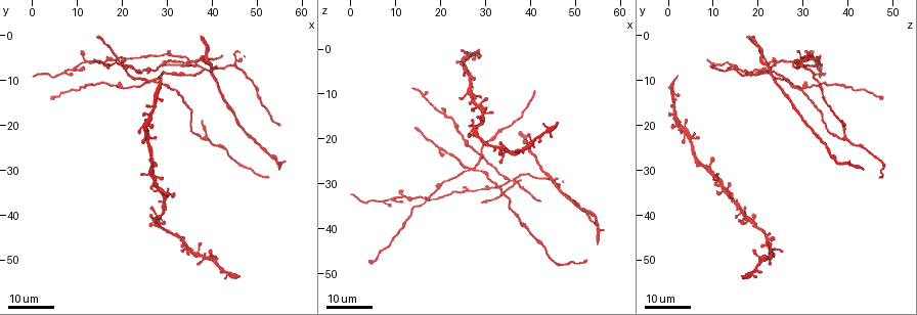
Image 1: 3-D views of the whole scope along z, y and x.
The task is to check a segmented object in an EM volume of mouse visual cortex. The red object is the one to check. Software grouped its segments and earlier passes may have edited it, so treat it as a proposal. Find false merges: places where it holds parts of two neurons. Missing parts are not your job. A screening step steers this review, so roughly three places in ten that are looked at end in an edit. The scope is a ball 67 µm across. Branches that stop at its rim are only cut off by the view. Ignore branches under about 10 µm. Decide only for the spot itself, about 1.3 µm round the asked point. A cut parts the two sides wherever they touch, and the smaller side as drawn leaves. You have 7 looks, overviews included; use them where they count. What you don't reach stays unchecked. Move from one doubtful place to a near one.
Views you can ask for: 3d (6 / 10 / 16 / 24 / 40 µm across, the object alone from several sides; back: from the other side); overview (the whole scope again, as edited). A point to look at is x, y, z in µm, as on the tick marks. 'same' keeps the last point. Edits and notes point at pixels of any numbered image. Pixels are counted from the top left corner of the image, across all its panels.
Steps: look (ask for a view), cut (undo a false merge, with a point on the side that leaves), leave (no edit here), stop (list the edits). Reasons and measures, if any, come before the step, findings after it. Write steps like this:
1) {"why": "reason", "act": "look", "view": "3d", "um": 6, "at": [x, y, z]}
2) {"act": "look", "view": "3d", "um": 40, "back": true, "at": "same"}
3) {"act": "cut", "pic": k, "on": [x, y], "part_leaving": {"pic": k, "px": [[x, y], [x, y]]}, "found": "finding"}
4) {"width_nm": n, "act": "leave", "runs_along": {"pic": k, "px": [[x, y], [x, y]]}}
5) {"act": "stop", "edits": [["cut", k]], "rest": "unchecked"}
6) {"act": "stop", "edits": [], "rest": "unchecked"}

{"why": "a fork", "act": "look", "view": "3d", "um": 16, "at": [27.0, 10.5, 27.0]}

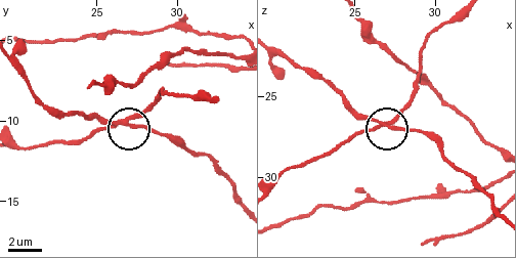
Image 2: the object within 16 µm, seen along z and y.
{"act": "look", "view": "3d", "um": 6, "at": [27.4, 10.3, 27.1]}

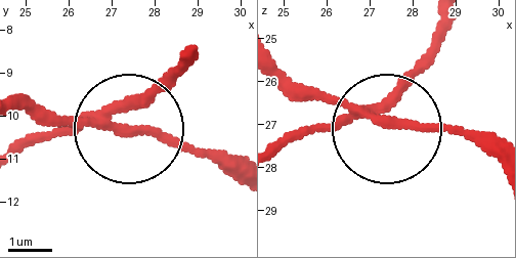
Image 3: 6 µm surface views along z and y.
{"width_nm": 200, "act": "cut", "pic": 3, "on": [153, 90], "part_leaving": {"pic": 3, "px": [[91, 121], [18, 146]]}, "found": "two neurons meet here"}

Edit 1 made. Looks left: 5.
{"why": "redraw", "act": "look", "view": "overview"}

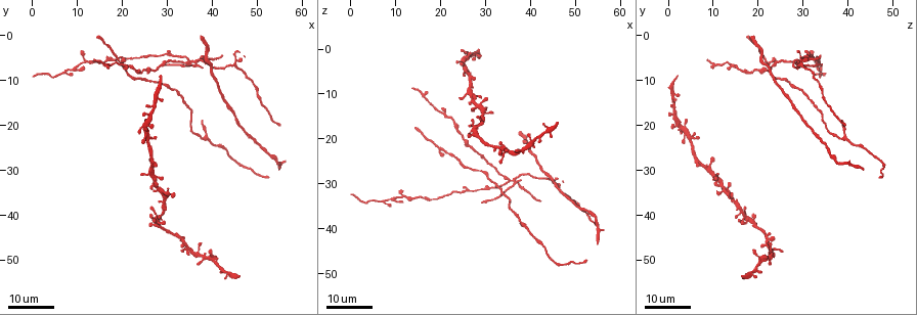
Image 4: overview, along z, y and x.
{"why": "a fork", "act": "look", "view": "3d", "um": 16, "at": [35.5, 5.5, 29.5]}

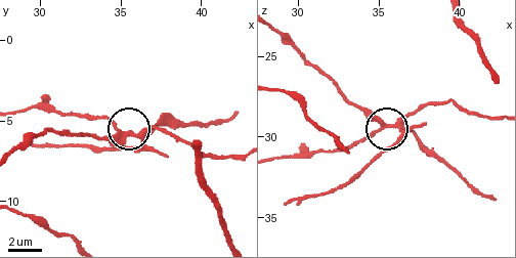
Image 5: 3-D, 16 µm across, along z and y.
{"why": "zoom in", "act": "look", "view": "3d", "um": 10, "at": [35.3, 5.8, 29.3]}

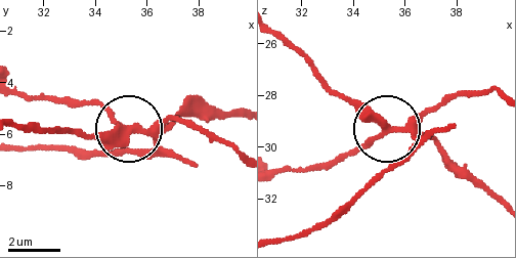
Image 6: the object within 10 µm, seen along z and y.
{"side_arm_um": 41, "arms": 3, "act": "cut", "pic": 6, "on": [108, 148], "found": "two neurons meet here"}

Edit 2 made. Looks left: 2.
{"act": "stop", "edits": [["cut", 3], ["cut", 6]], "rest": "unchecked"}

